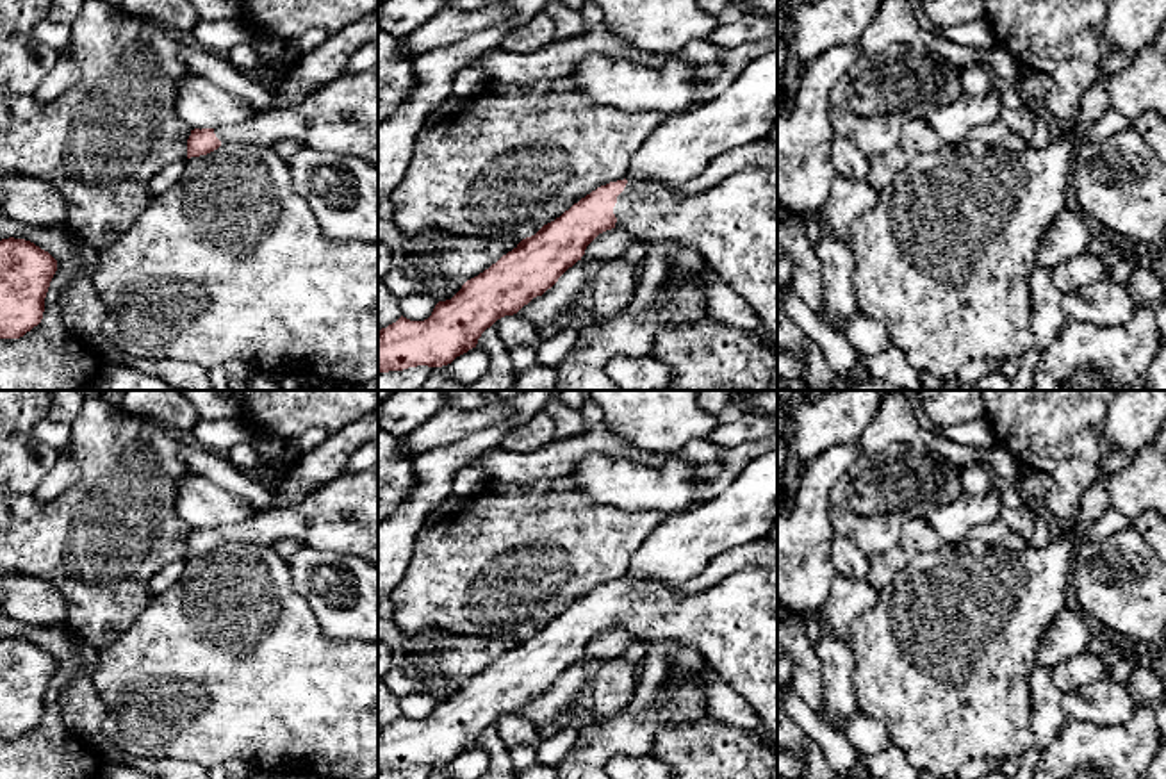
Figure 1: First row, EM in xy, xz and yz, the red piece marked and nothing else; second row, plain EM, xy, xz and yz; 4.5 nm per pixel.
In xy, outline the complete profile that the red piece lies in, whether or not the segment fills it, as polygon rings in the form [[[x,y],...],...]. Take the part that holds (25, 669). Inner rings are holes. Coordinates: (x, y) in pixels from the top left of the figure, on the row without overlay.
[[[25,638],[0,640],[0,738],[20,738],[43,718],[57,660]]]

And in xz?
[[[749,565],[713,586],[683,595],[674,586],[640,579],[617,579],[597,586],[535,635],[522,638],[496,663],[467,679],[424,720],[399,717],[378,729],[378,774],[428,765],[442,767],[476,747],[481,733],[497,718],[517,713],[542,695],[585,654],[587,645],[606,629],[624,629],[642,642],[674,640],[695,645],[706,661],[758,715],[777,750],[777,567]]]

